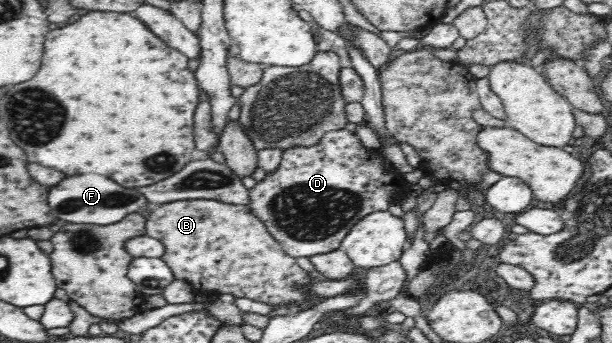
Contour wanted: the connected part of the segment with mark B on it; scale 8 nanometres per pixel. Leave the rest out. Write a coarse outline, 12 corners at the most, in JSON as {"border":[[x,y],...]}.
{"border":[[246,205],[150,207],[146,234],[199,294],[315,305],[316,275]]}

